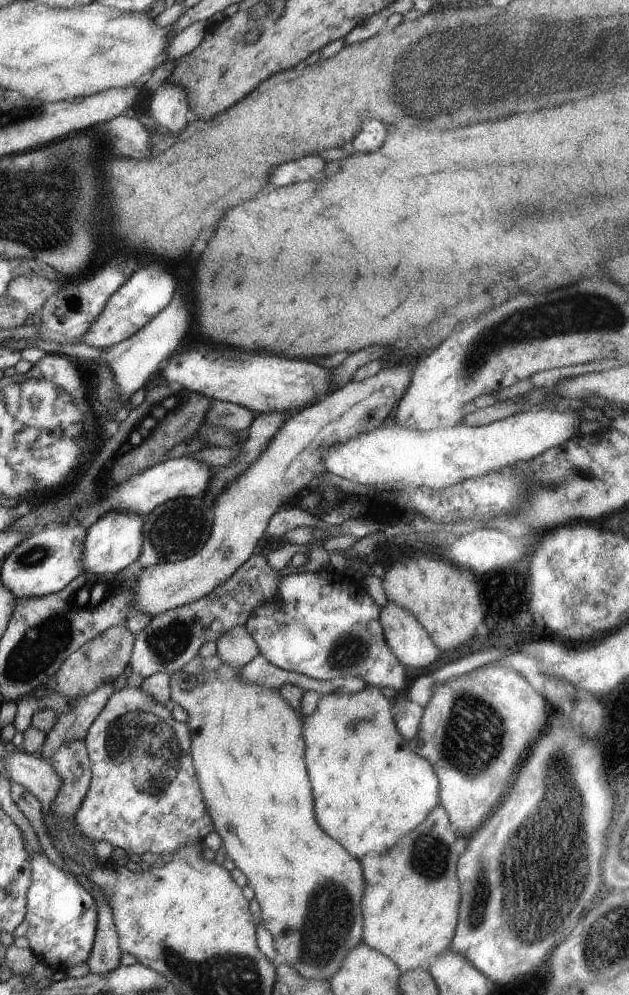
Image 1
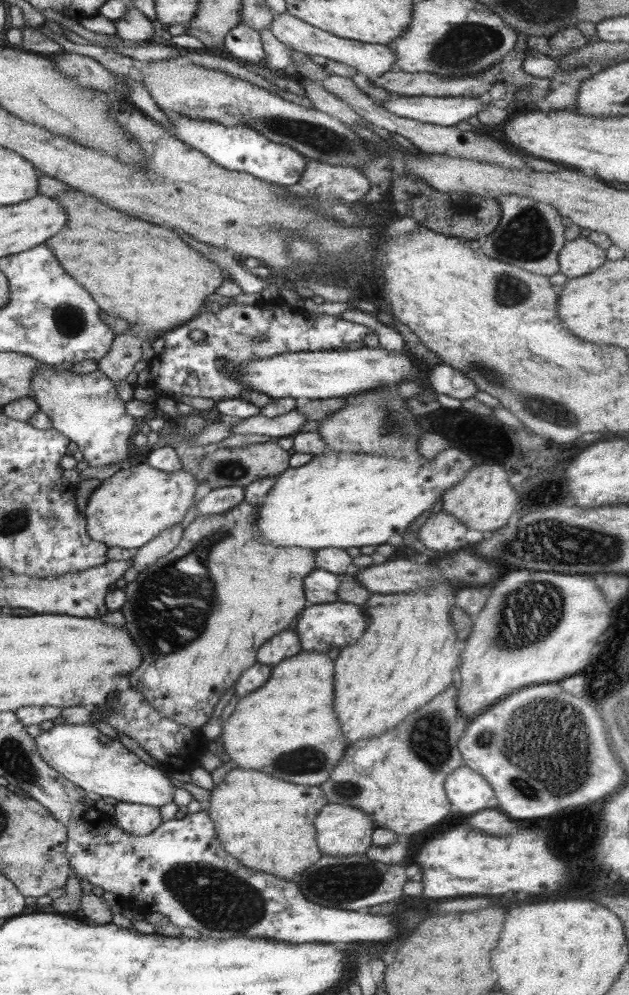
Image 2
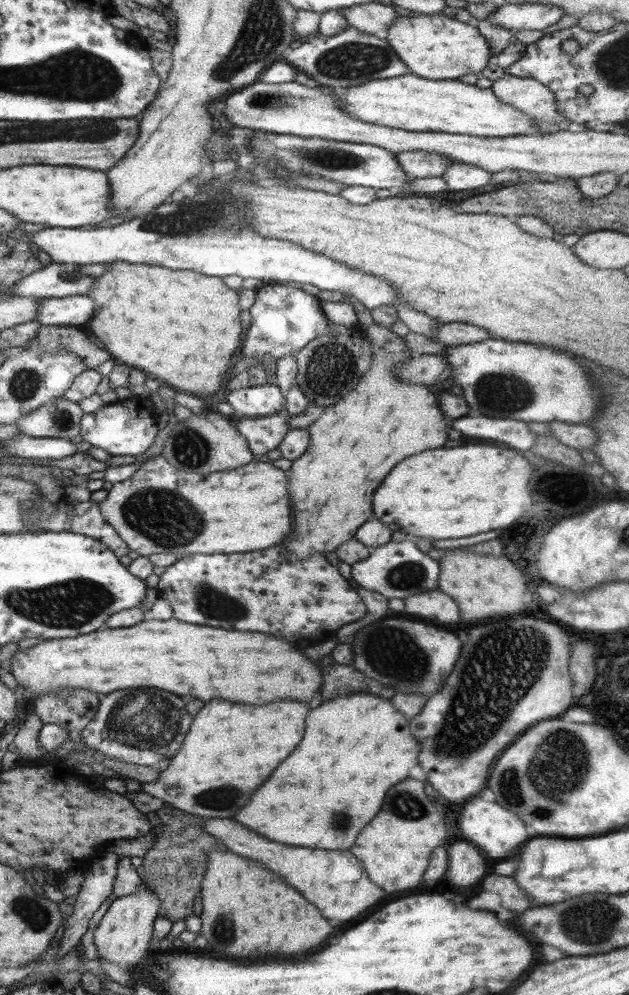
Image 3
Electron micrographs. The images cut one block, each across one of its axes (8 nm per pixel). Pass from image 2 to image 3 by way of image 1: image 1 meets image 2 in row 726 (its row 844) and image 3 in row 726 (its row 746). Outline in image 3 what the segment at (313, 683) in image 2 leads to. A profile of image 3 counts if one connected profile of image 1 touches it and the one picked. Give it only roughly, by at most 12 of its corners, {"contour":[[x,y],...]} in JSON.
{"contour":[[210,700],[141,792],[232,818],[304,736],[306,702]]}

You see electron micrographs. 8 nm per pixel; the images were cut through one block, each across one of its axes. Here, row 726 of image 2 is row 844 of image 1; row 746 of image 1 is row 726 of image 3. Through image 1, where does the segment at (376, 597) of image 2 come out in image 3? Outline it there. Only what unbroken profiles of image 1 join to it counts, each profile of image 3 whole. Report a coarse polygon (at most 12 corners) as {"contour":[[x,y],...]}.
{"contour":[[391,699],[310,710],[234,818],[348,850],[420,741]]}

